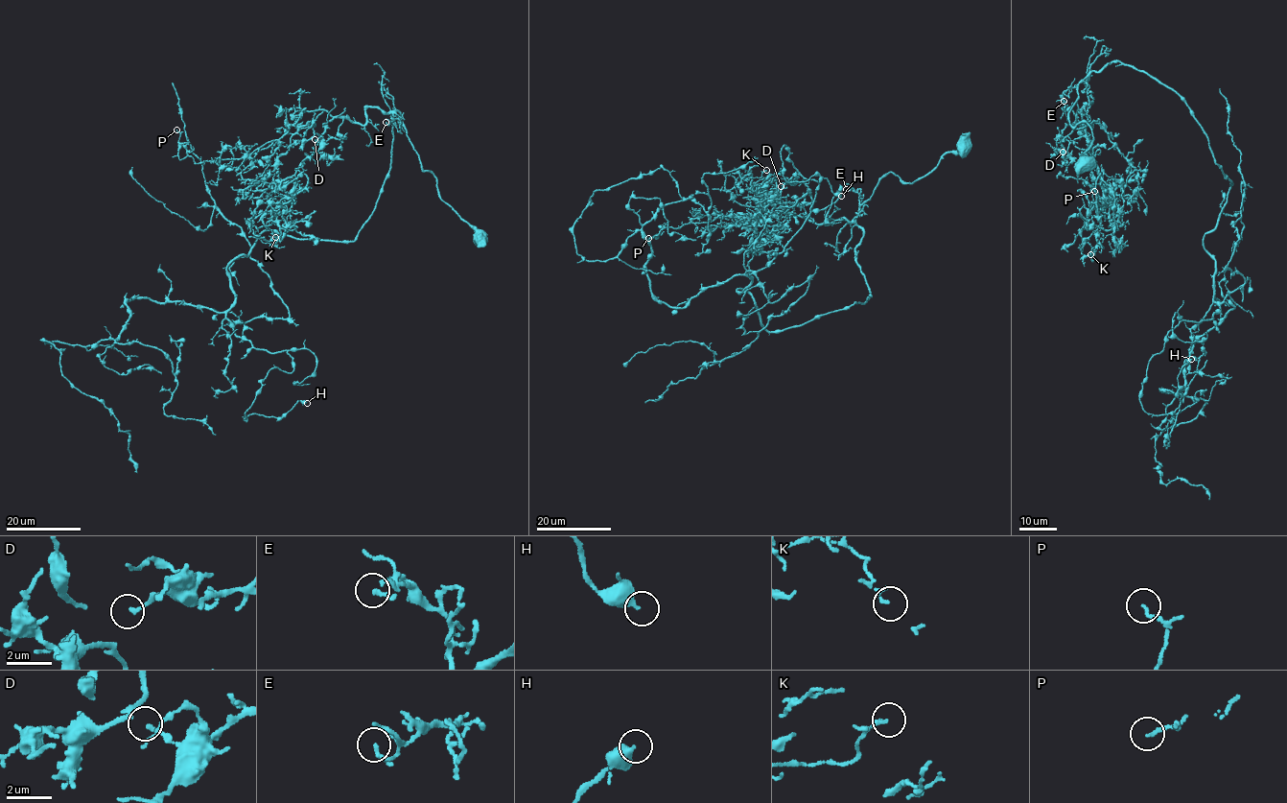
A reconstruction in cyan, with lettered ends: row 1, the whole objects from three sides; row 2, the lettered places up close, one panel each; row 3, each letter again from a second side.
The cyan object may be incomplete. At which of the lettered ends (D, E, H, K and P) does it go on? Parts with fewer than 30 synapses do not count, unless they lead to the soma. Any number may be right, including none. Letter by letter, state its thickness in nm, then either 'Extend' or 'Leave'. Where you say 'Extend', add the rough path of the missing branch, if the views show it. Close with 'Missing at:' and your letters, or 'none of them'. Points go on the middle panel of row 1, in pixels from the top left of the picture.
D: Thickness 170 nm. Leave
E: Thickness 120 nm. Leave
H: Thickness 440 nm. Leave
K: Thickness 150 nm. Leave
P: Thickness 170 nm. Leave
Missing at: none of them

